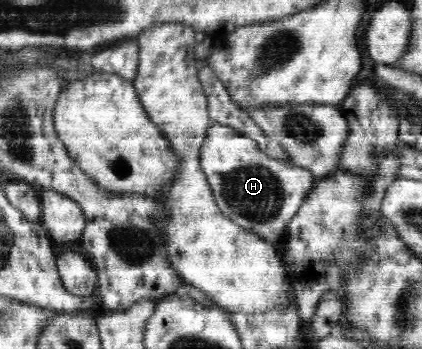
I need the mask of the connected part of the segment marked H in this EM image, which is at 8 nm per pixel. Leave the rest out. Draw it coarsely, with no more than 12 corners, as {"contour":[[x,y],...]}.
{"contour":[[218,122],[200,165],[221,213],[270,243],[316,182]]}

